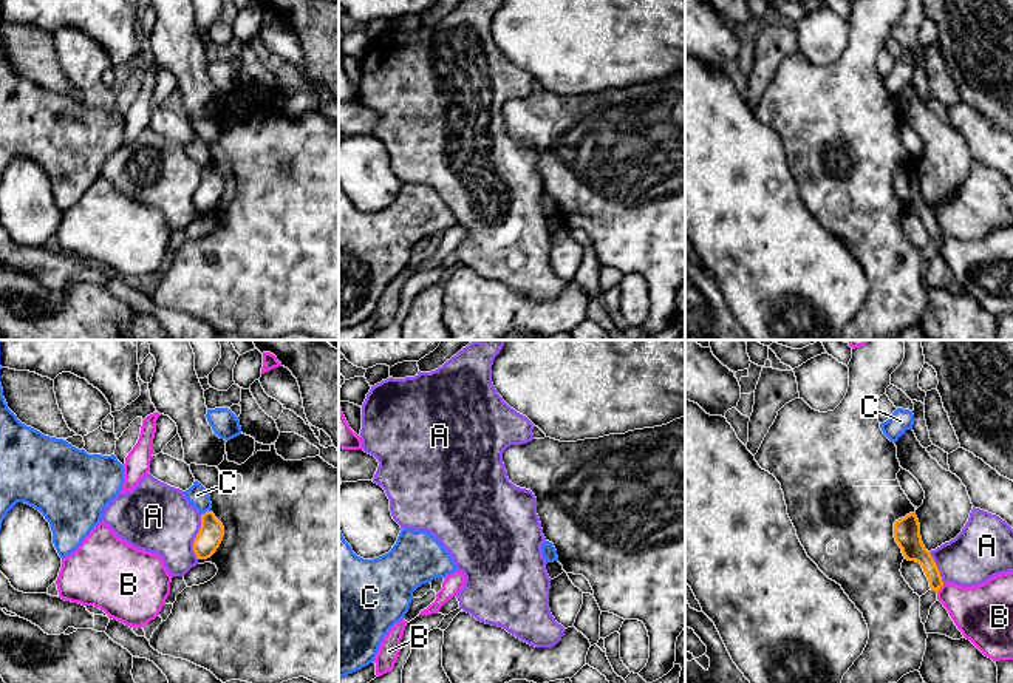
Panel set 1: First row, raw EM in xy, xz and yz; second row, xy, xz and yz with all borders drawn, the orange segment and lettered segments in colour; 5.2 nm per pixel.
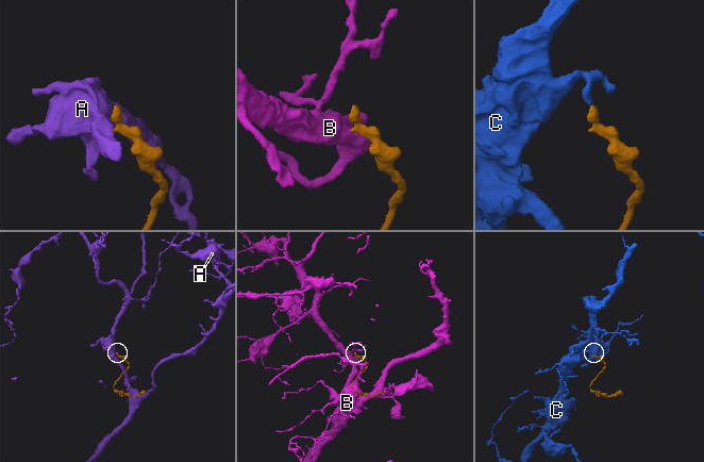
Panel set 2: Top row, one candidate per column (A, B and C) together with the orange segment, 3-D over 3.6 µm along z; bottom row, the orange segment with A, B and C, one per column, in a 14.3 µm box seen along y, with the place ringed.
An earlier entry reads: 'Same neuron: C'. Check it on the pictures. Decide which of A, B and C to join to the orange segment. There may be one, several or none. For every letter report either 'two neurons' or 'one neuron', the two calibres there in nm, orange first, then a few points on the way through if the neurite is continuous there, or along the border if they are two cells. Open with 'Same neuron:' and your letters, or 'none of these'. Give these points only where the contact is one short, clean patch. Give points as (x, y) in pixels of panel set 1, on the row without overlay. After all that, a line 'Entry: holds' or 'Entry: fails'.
Same neuron: none of these
A: two neurons | 130/360 nm | along xy (201, 169), (201, 178), (194, 195), (197, 212)
B: two neurons | 120/280 nm | along yz (944, 237), (936, 244)
C: two neurons | 130/110 nm | along xy (209, 164), (201, 169)
Entry: fails

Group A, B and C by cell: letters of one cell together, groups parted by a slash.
A / B / C

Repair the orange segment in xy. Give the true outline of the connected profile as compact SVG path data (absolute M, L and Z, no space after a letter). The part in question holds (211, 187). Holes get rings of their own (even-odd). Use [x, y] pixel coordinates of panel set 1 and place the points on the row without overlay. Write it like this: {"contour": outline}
{"contour": "M212 165L201 168L201 181L193 195L193 206L196 212L207 213L220 201L224 190L223 178L215 172Z"}

